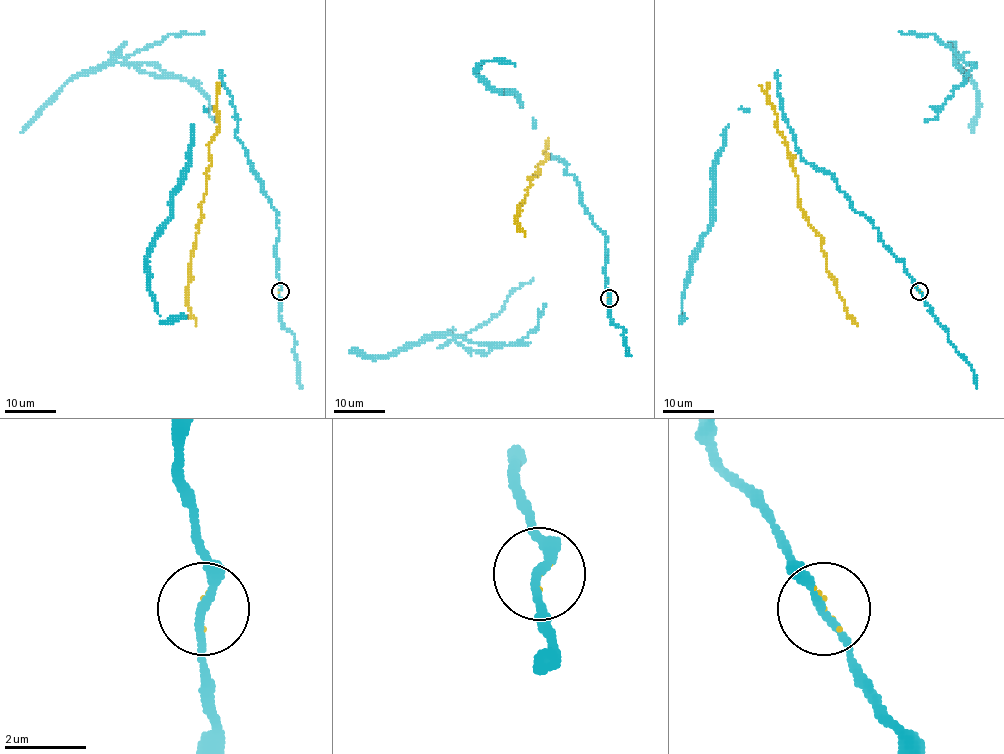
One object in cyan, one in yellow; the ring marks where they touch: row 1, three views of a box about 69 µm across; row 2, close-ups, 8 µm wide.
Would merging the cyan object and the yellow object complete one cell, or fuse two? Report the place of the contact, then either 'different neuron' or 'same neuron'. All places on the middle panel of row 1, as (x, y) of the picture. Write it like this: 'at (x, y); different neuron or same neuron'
at (609, 298); different neuron

